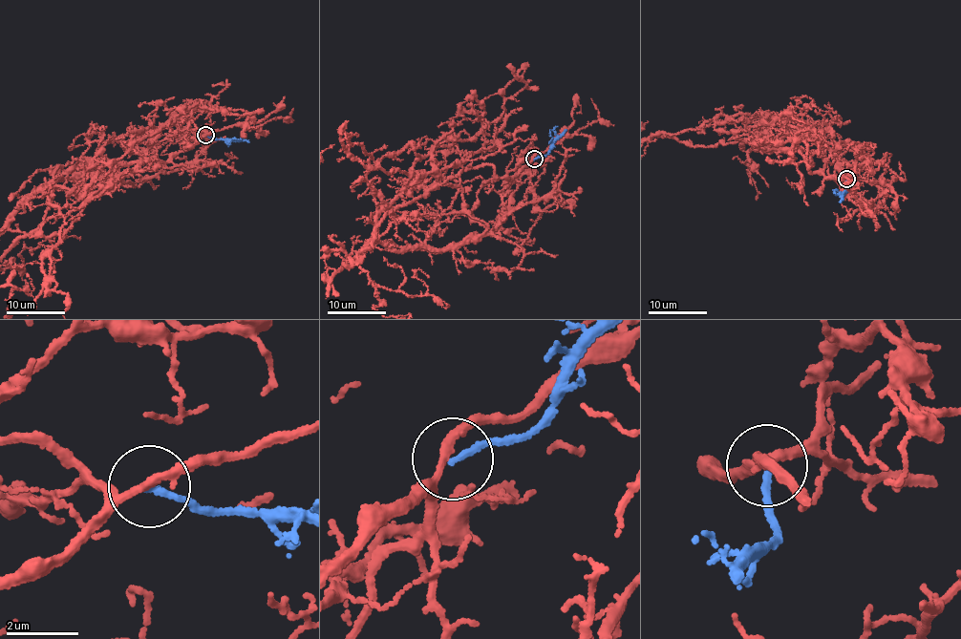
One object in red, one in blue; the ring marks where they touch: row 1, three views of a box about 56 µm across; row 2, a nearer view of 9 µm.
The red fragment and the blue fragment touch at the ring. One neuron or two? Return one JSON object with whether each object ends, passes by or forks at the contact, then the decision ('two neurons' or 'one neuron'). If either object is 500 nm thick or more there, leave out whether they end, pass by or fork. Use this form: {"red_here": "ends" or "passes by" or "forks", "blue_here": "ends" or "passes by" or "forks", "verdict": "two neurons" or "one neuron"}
{"red_here": "forks", "blue_here": "ends", "verdict": "two neurons"}

